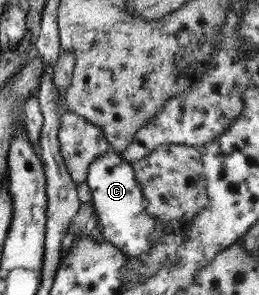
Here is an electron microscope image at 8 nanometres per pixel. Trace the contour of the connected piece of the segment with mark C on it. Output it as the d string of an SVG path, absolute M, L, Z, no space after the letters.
M106 151L95 157L87 167L85 183L91 192L95 221L102 228L103 237L125 257L139 257L149 253L156 241L163 235L166 227L159 224L153 216L145 212L145 198L141 186L128 163L113 151Z

